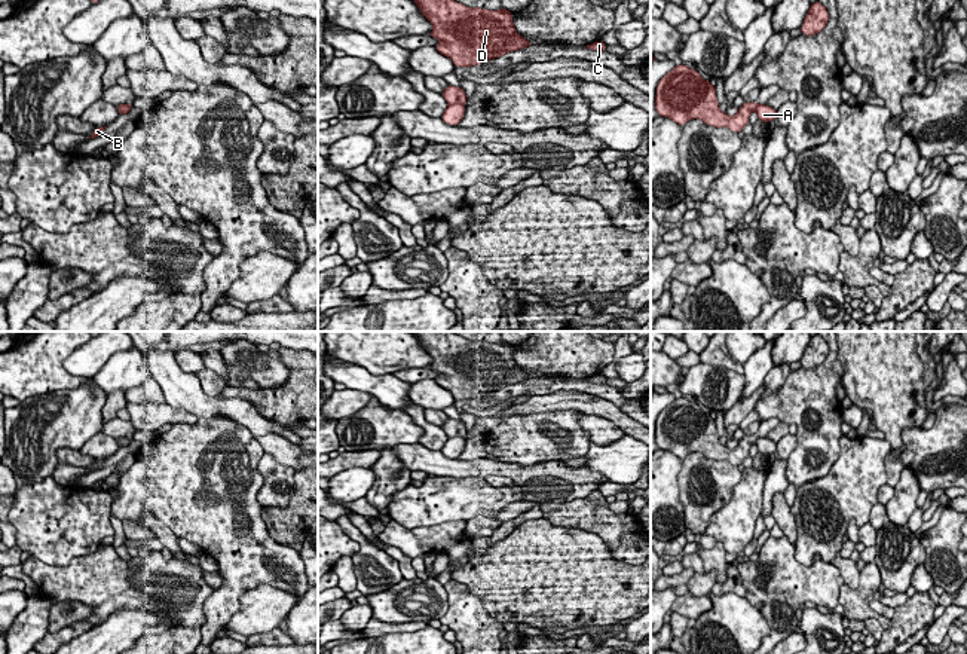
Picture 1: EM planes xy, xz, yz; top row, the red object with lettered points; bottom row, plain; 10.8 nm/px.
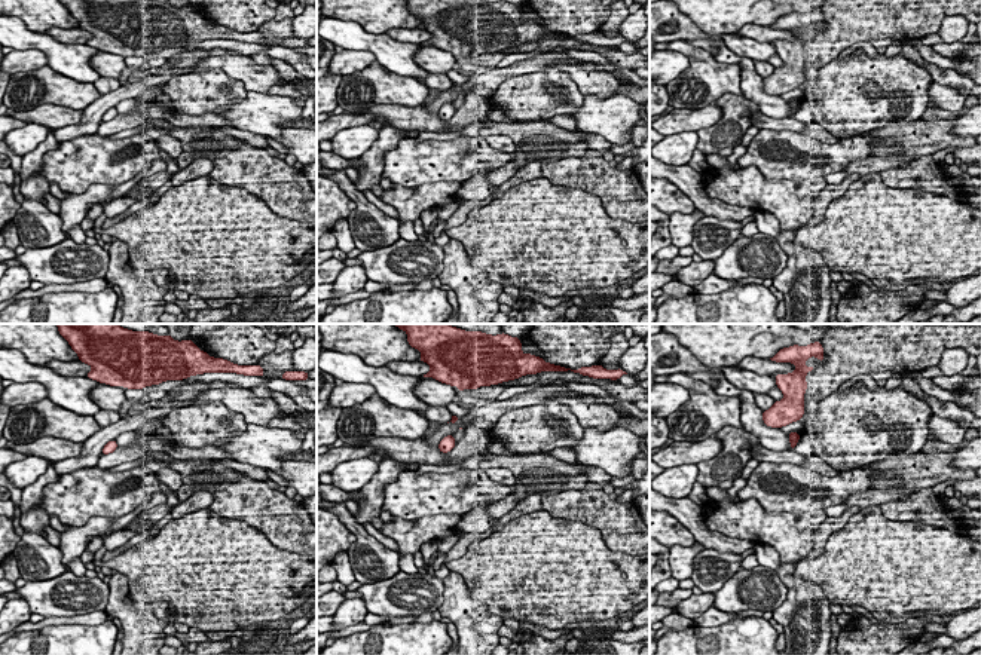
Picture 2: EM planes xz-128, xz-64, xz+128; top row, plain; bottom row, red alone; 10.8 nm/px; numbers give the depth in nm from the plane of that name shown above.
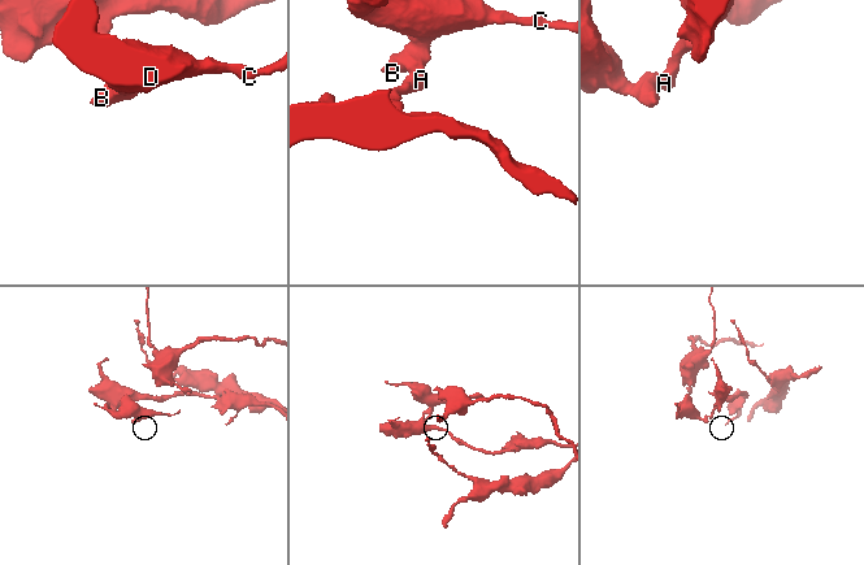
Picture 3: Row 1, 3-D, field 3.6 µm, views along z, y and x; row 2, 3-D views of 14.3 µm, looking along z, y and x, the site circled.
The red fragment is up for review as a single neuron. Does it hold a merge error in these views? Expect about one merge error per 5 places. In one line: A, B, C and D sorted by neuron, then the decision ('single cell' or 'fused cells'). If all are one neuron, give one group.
A / B C D | fused cells

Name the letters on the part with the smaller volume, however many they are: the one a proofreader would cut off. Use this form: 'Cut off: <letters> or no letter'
Cut off: B, C, D

